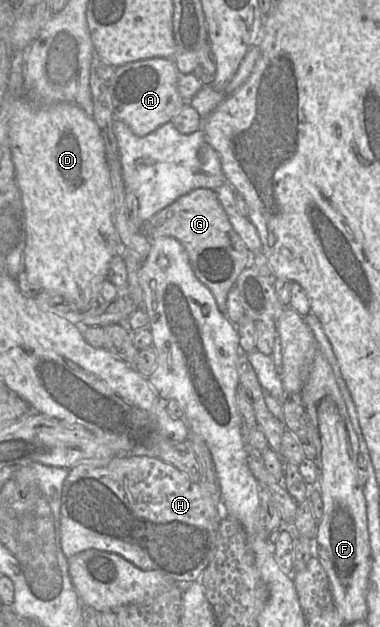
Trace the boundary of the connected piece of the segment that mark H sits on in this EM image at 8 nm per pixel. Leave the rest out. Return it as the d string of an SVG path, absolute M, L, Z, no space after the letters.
M148 456L115 457L104 467L78 464L67 469L69 469L69 473L64 481L61 504L61 547L66 558L70 558L88 549L96 549L118 554L141 570L159 572L163 576L167 576L176 582L199 581L201 574L214 556L222 514L219 516L218 509L216 509L210 497L202 490L198 482L191 481L174 465L160 458Z

